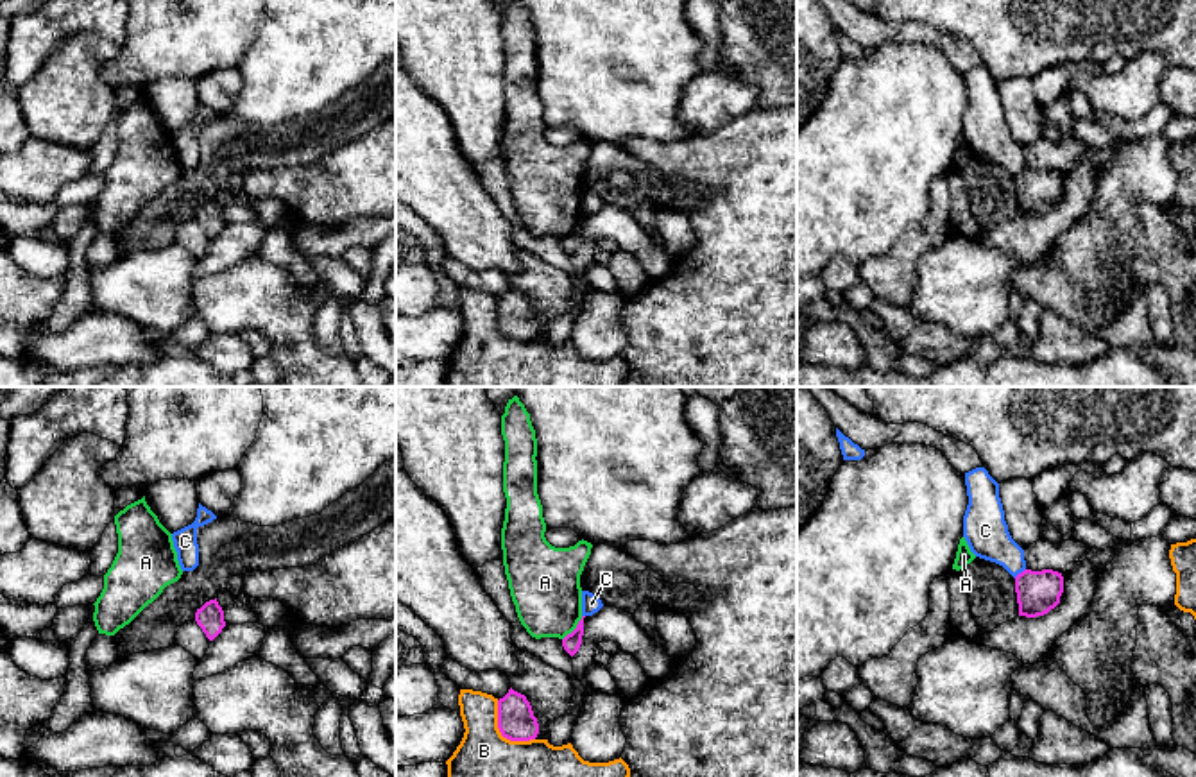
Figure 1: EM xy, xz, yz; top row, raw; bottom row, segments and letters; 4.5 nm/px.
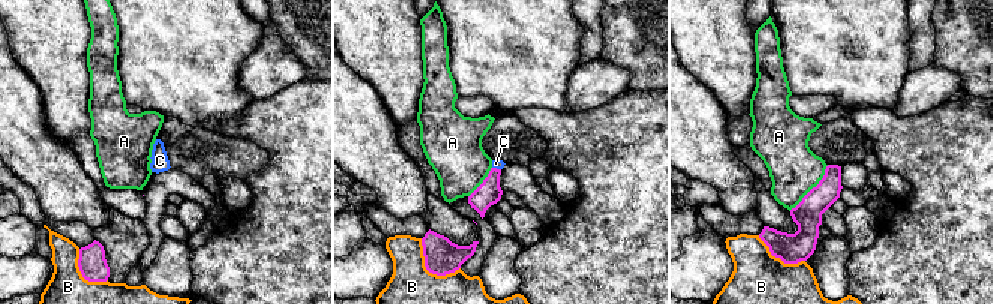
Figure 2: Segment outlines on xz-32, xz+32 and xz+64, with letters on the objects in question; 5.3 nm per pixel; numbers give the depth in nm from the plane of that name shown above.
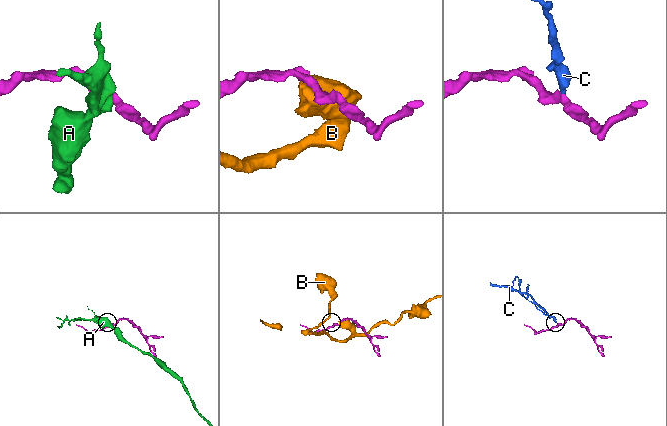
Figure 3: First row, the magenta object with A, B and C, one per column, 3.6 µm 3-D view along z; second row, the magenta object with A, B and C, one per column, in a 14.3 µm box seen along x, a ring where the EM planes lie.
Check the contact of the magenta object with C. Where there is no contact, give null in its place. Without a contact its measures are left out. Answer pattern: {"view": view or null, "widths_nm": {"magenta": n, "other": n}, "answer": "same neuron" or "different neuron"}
{"view": "yz", "widths_nm": {"magenta": 190, "other": 200}, "answer": "different neuron"}

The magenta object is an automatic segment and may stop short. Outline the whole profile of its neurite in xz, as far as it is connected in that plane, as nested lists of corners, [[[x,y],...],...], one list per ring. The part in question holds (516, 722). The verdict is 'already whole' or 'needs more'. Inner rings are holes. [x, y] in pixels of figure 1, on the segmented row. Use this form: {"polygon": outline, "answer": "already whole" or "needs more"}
{"polygon": [[[512,687],[498,700],[498,729],[510,741],[530,741],[539,734],[530,702]]], "answer": "already whole"}

